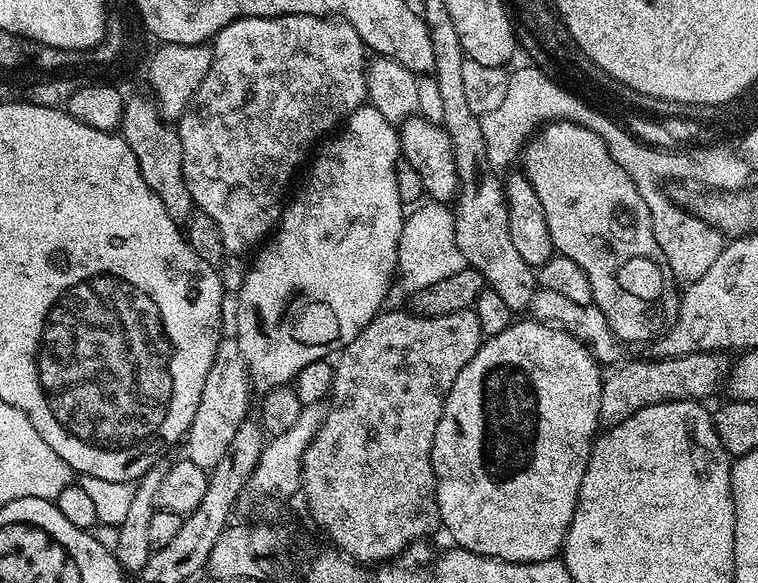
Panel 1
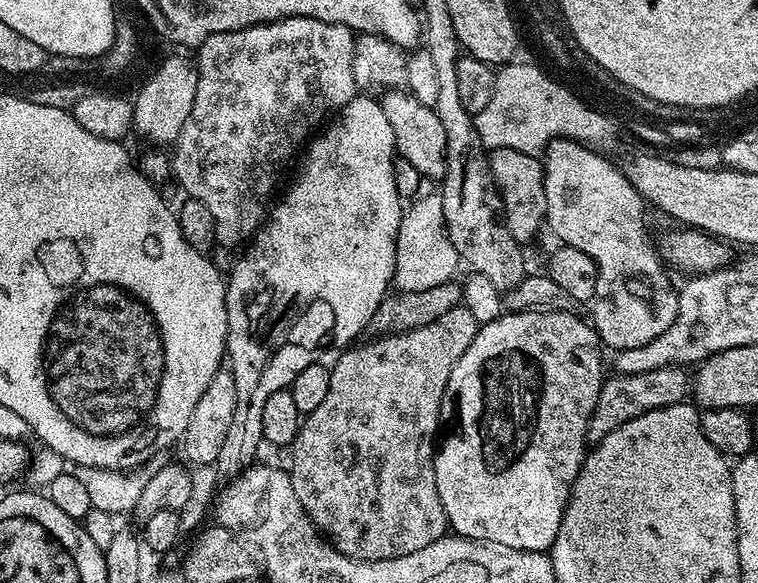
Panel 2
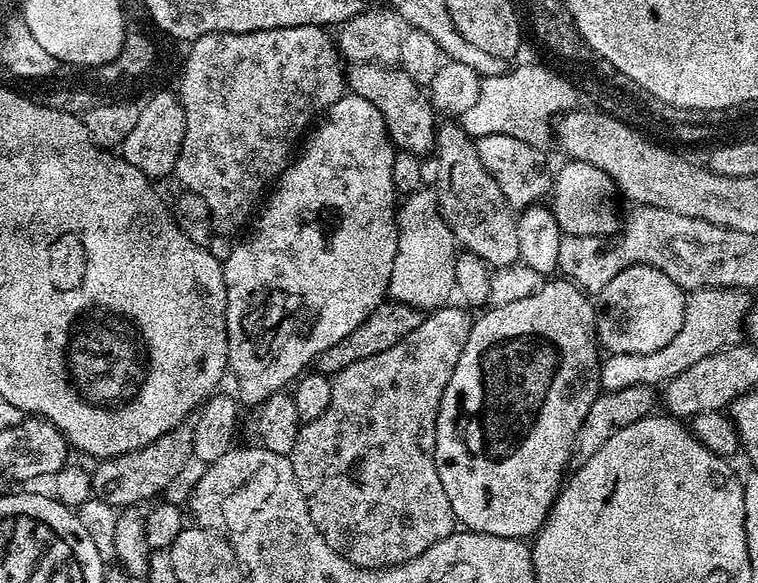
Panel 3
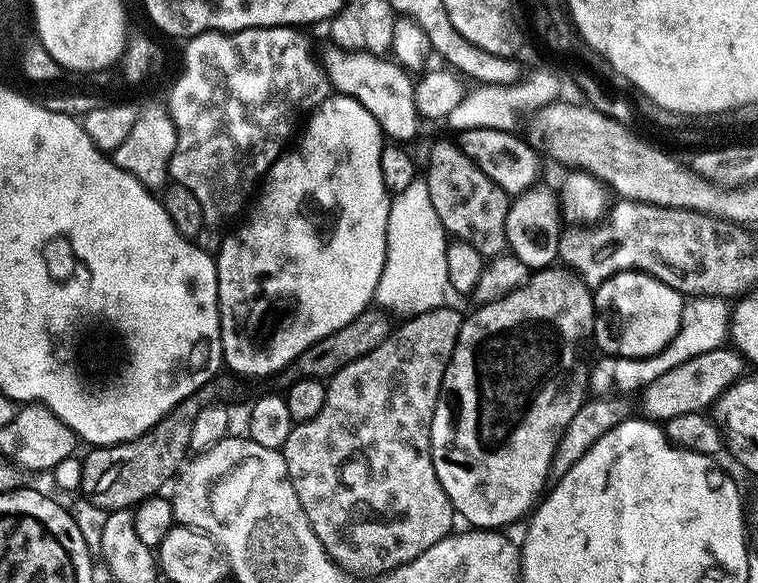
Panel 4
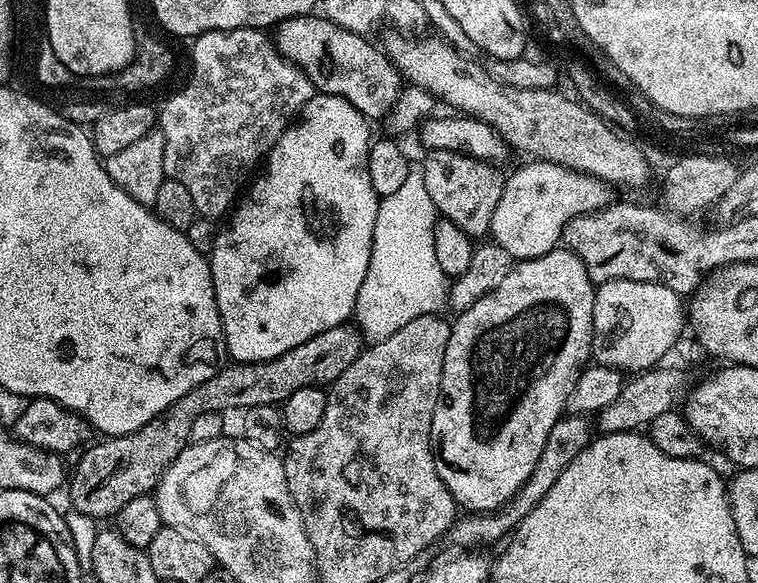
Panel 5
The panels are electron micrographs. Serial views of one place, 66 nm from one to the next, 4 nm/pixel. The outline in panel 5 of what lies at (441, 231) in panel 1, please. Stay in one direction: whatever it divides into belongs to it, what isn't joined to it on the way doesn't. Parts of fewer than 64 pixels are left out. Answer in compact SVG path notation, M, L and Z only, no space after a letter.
M412 166L406 182L394 194L383 197L378 206L372 235L372 253L366 278L358 290L355 323L365 341L390 338L414 318L435 316L445 311L449 285L434 252L434 226L438 213L426 191L424 173Z

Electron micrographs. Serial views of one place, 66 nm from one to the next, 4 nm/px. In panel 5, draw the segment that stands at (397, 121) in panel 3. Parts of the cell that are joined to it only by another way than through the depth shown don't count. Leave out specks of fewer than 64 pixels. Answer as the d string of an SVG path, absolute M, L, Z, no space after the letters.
M320 14L292 16L288 20L281 20L279 24L275 25L274 32L276 32L276 36L274 35L276 49L290 63L303 70L306 78L310 78L313 89L317 93L342 97L346 102L353 104L365 118L387 117L388 113L395 107L396 100L400 96L402 77L383 51L377 45L375 48L371 44L371 39L367 35L352 33L350 30L340 28Z

